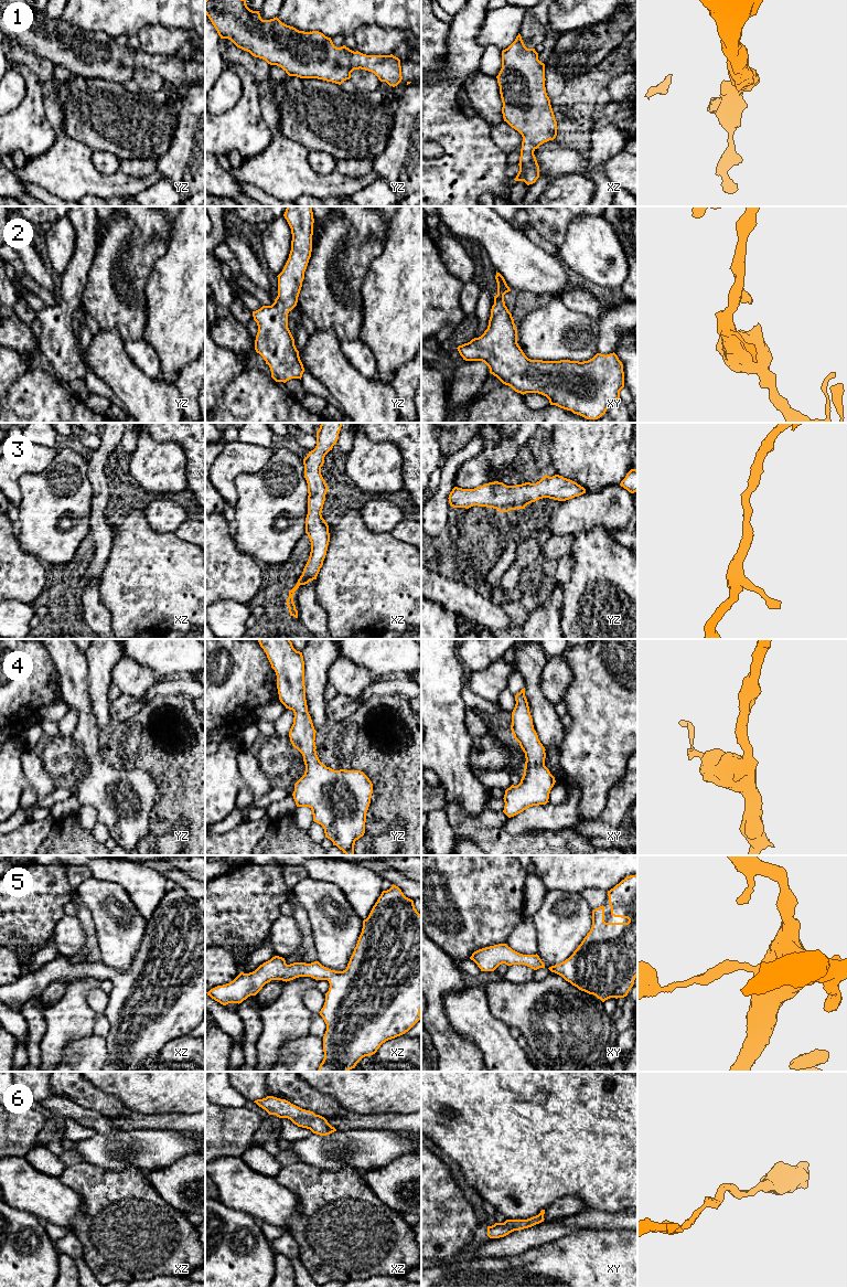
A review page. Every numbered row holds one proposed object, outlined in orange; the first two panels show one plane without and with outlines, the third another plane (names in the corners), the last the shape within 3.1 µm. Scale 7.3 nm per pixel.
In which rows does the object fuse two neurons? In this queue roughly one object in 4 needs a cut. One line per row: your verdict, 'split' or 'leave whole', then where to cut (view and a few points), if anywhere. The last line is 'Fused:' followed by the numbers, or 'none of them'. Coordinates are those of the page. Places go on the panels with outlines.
1: leave whole; no cut
2: leave whole; no cut
3: leave whole; no cut
4: leave whole; no cut
5: leave whole; no cut
6: leave whole; no cut
Fused: none of them

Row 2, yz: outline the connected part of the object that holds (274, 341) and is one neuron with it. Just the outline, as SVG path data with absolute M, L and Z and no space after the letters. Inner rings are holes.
M287 206L283 214L292 234L289 258L278 277L278 296L271 306L253 311L258 332L255 350L269 365L276 382L300 379L304 372L294 339L288 328L288 313L297 306L312 252L312 206Z

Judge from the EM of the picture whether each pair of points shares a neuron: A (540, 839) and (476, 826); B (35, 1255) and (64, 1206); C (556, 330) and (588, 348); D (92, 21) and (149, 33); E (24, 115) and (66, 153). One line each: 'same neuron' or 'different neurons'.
A: same neuron
B: different neurons
C: same neuron
D: different neurons
E: different neurons

